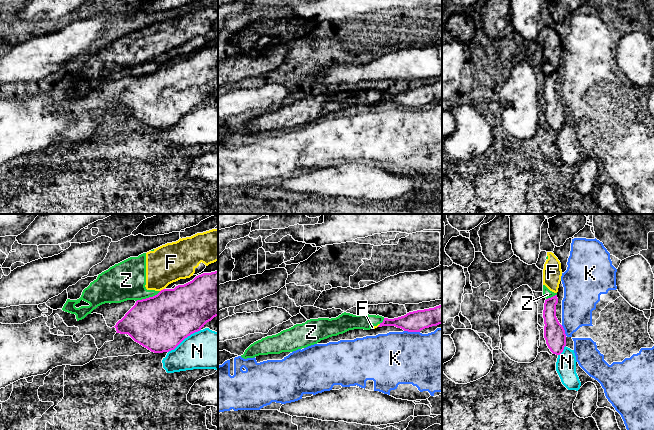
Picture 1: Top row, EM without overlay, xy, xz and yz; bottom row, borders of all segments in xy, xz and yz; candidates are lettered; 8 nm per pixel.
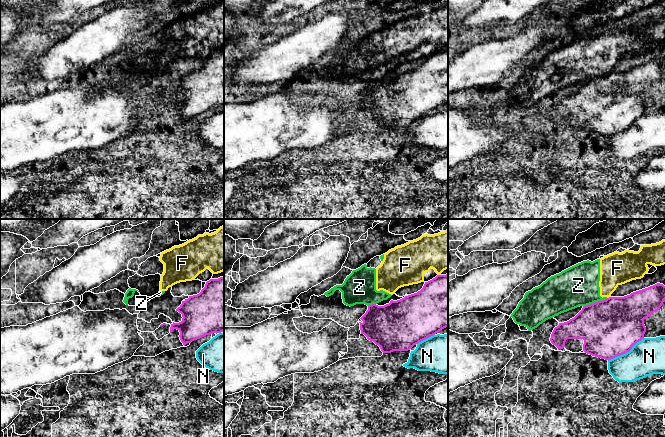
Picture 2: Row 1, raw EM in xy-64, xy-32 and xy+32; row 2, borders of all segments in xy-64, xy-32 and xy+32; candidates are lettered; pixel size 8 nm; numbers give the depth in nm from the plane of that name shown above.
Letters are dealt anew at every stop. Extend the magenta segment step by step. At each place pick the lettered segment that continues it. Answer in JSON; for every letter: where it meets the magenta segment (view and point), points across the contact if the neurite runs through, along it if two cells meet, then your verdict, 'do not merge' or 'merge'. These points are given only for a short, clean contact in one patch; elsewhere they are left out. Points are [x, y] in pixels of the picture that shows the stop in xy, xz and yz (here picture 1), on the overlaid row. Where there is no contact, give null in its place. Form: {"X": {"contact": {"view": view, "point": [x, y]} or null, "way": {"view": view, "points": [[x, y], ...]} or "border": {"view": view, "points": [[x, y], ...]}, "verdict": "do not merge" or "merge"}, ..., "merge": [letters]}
{"F": {"contact": {"view": "xy", "point": [163, 289]}, "border": {"view": "xy", "points": [[164, 288], [160, 291]]}, "verdict": "do not merge"}, "K": {"contact": {"view": "xz", "point": [412, 331]}, "verdict": "do not merge"}, "N": {"contact": {"view": "xy", "point": [184, 338]}, "verdict": "do not merge"}, "Z": {"contact": {"view": "xy", "point": [149, 297]}, "verdict": "do not merge"}, "merge": []}

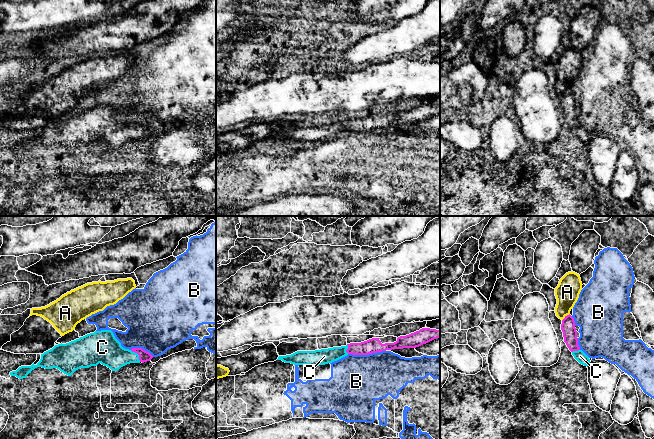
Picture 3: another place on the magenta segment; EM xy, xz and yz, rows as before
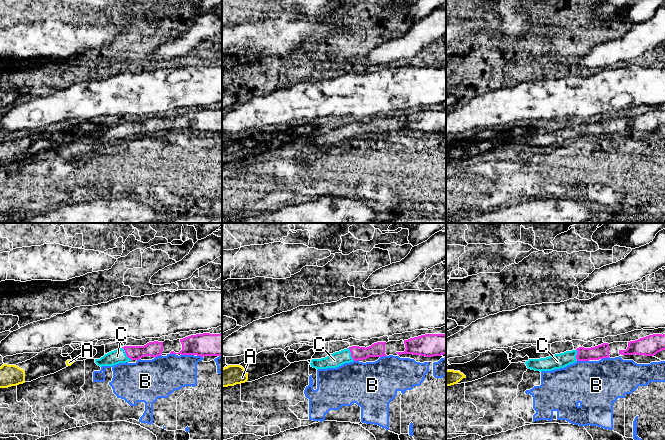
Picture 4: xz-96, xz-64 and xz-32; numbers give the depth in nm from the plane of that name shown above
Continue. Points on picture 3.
{"A": {"contact": {"view": "yz", "point": [565, 317]}, "verdict": "do not merge"}, "B": {"contact": {"view": "xz", "point": [366, 354]}, "verdict": "do not merge"}, "C": {"contact": {"view": "xy", "point": [137, 353]}, "way": {"view": "xy", "points": [[144, 356], [137, 353], [111, 354], [107, 350]]}, "verdict": "merge"}, "merge": ["C"]}

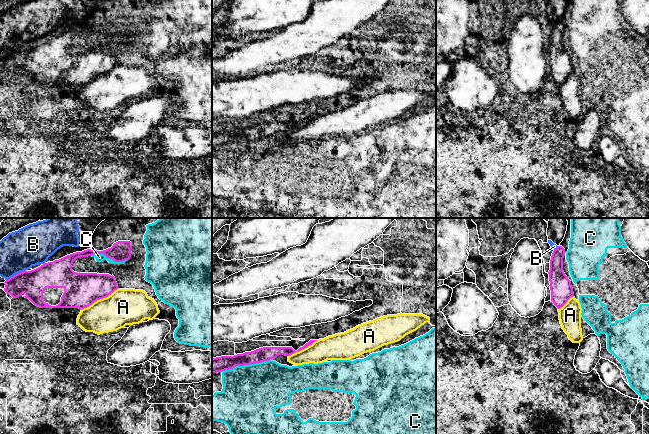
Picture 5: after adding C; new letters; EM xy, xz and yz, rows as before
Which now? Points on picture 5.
{"A": {"contact": {"view": "xy", "point": [99, 299]}, "verdict": "do not merge"}, "B": {"contact": {"view": "xy", "point": [16, 274]}, "verdict": "do not merge"}, "C": {"contact": {"view": "xz", "point": [245, 364]}, "verdict": "do not merge"}, "merge": []}

